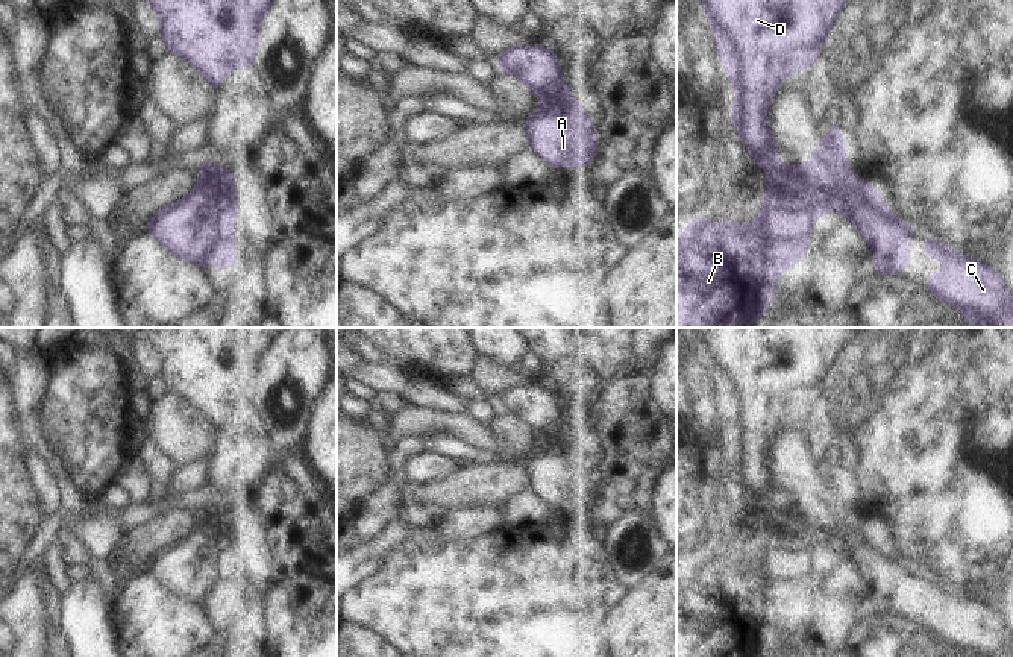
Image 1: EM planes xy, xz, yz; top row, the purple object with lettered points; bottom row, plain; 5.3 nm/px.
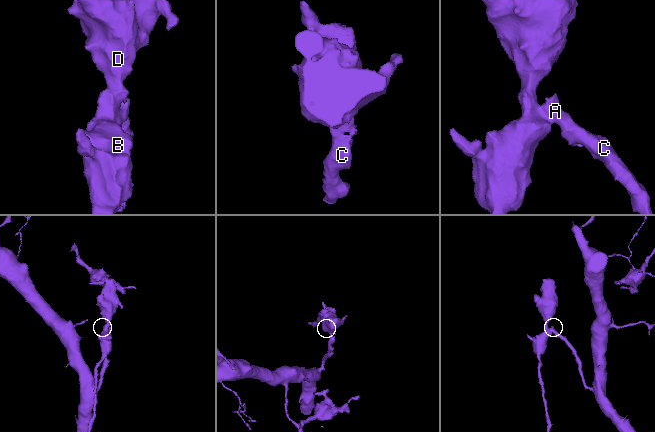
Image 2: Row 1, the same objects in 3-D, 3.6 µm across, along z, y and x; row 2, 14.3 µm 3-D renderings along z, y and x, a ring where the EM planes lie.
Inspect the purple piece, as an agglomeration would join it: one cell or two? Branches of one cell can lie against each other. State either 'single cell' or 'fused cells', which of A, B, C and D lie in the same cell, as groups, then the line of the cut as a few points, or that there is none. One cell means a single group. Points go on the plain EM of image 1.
fused cells; A C / B D; cut in yz along (784, 509), (787, 525), (818, 556)

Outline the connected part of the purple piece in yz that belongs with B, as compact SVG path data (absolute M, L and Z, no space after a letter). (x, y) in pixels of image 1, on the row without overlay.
M696 328L704 352L713 367L719 401L734 428L734 452L726 460L742 475L752 498L769 513L758 557L749 564L695 558L676 581L676 657L764 657L773 643L773 631L786 607L807 596L817 554L790 528L786 508L767 467L766 452L781 422L802 408L811 408L822 395L822 382L842 347L858 328Z

